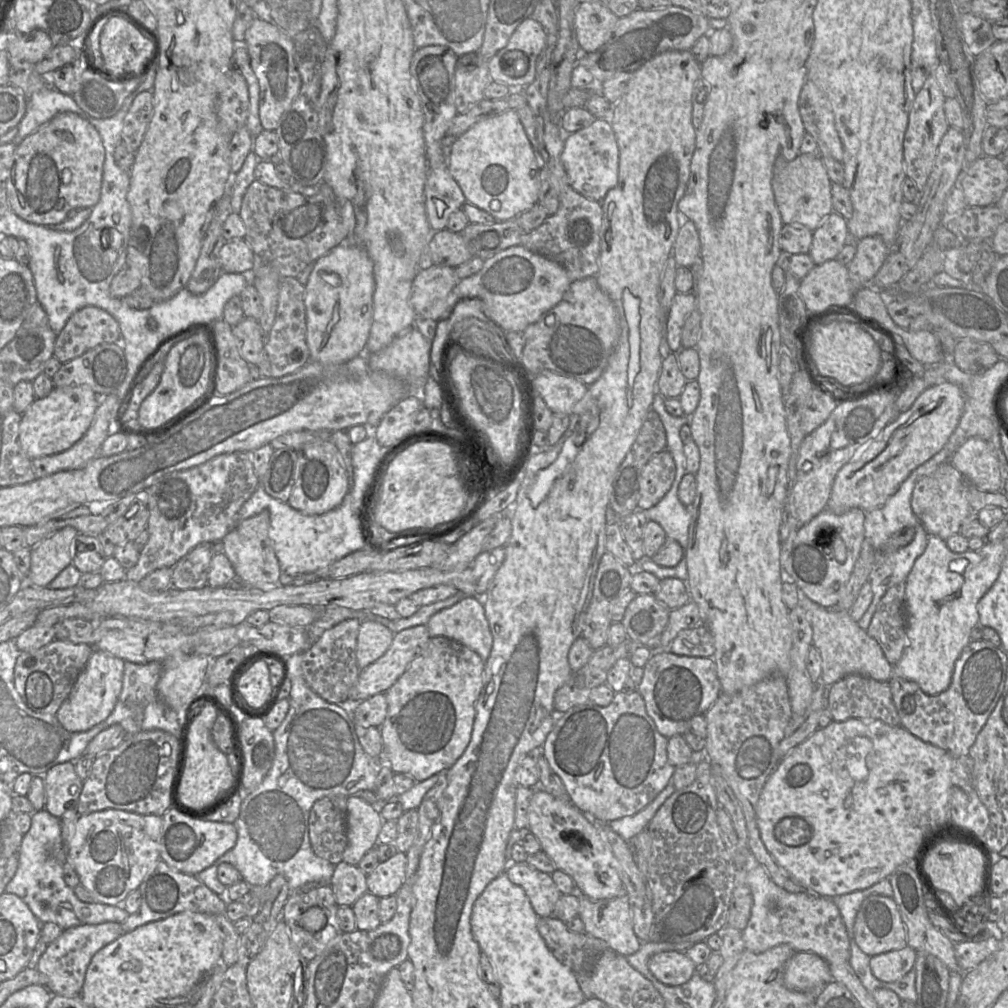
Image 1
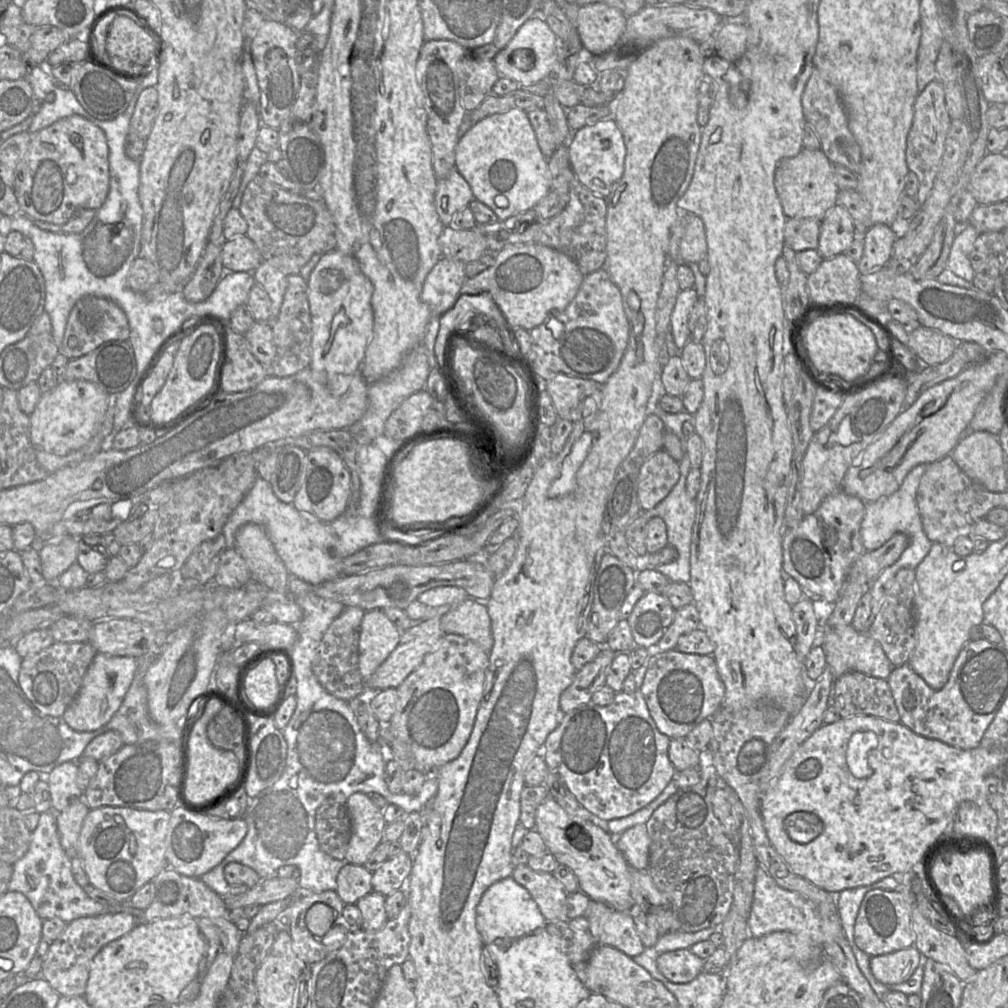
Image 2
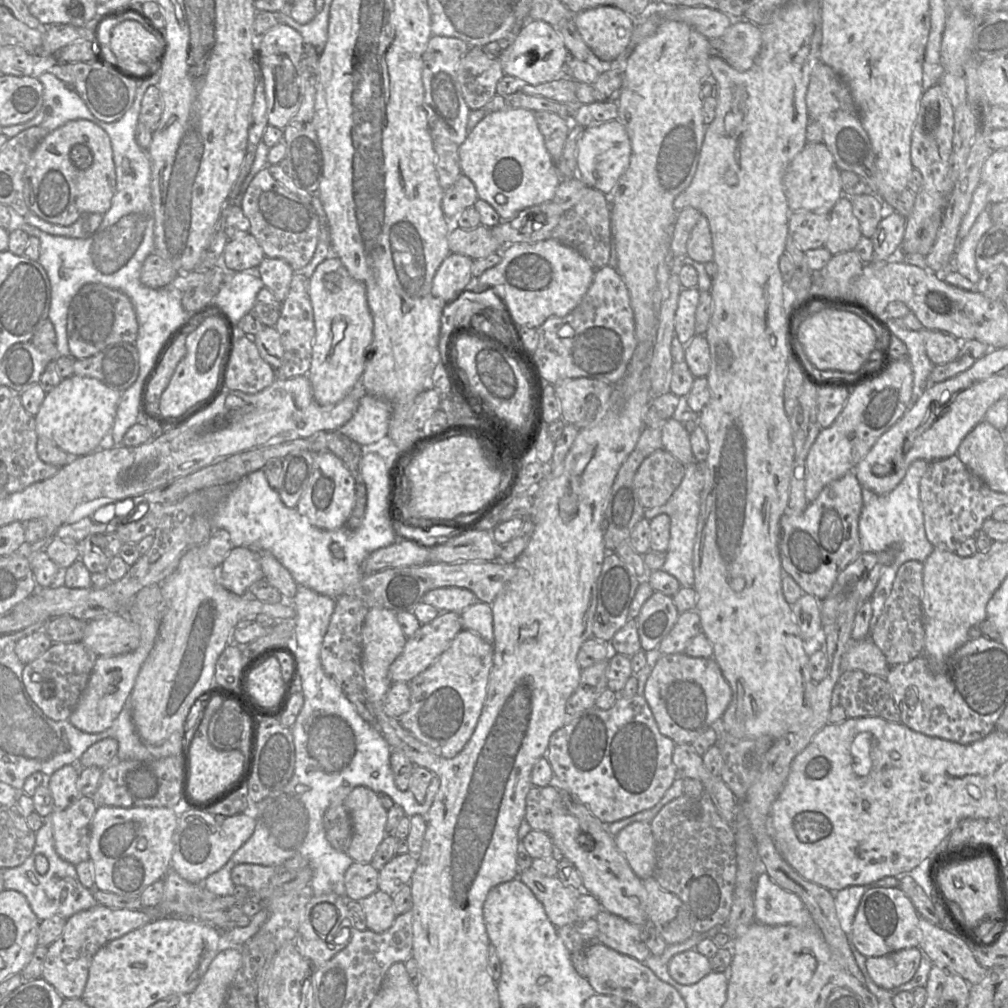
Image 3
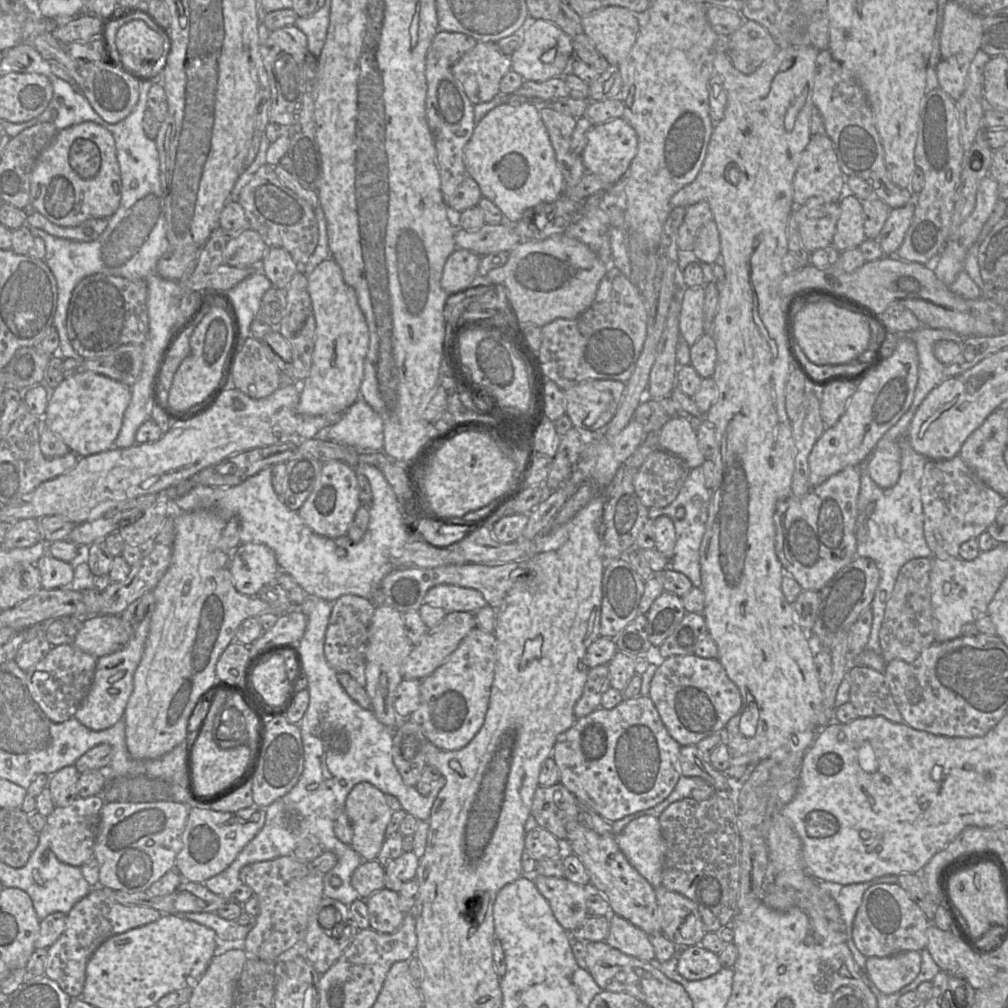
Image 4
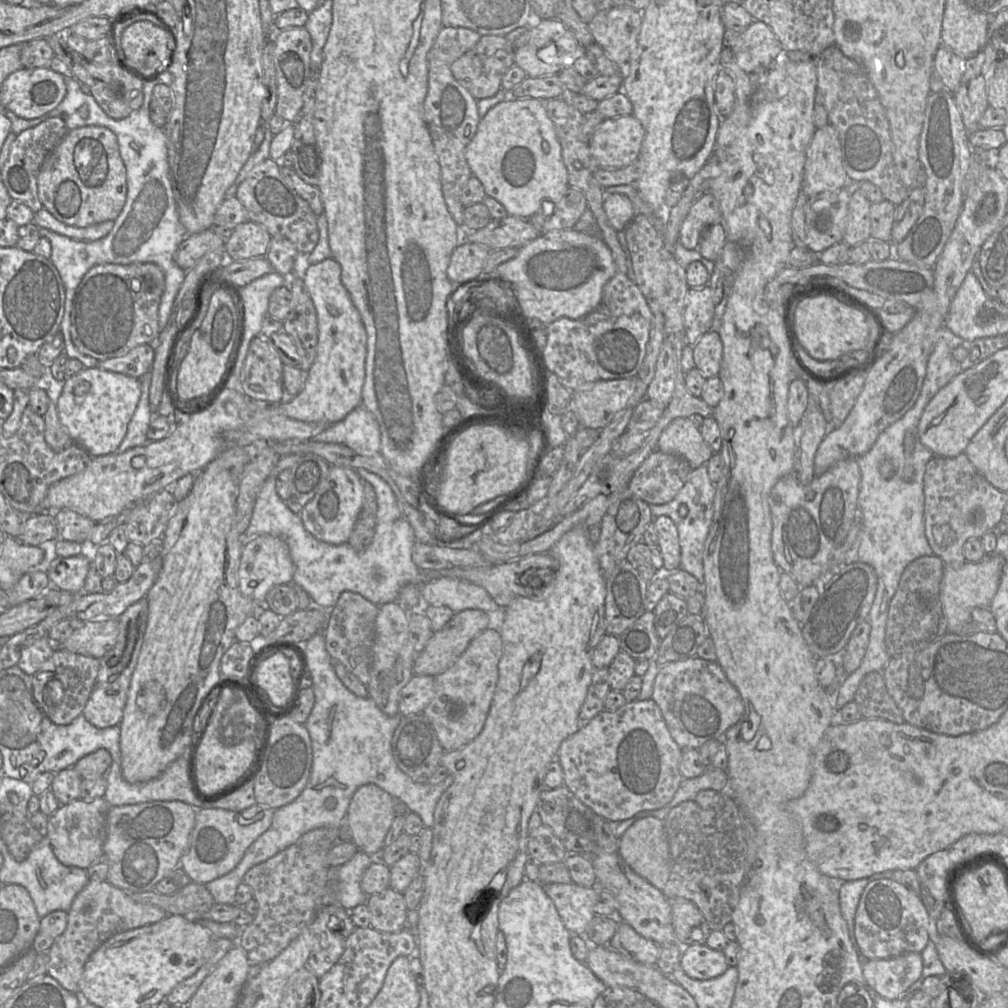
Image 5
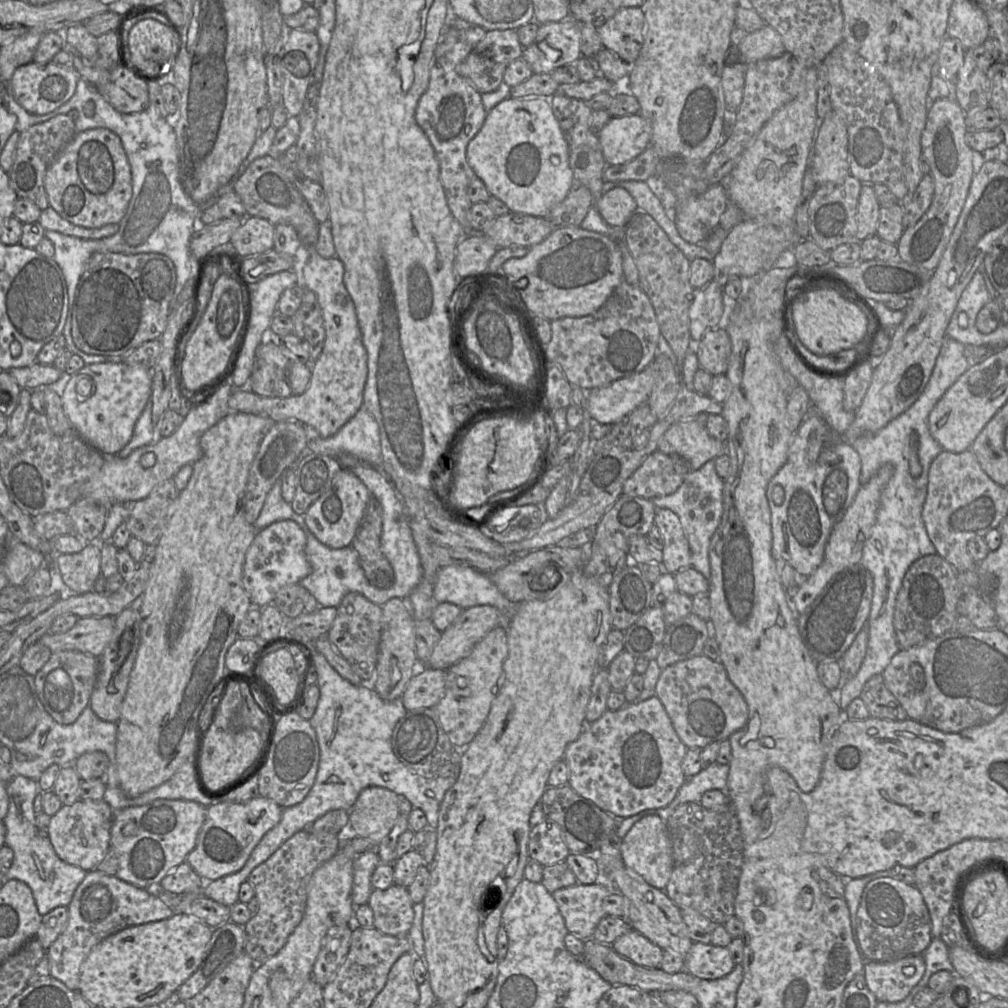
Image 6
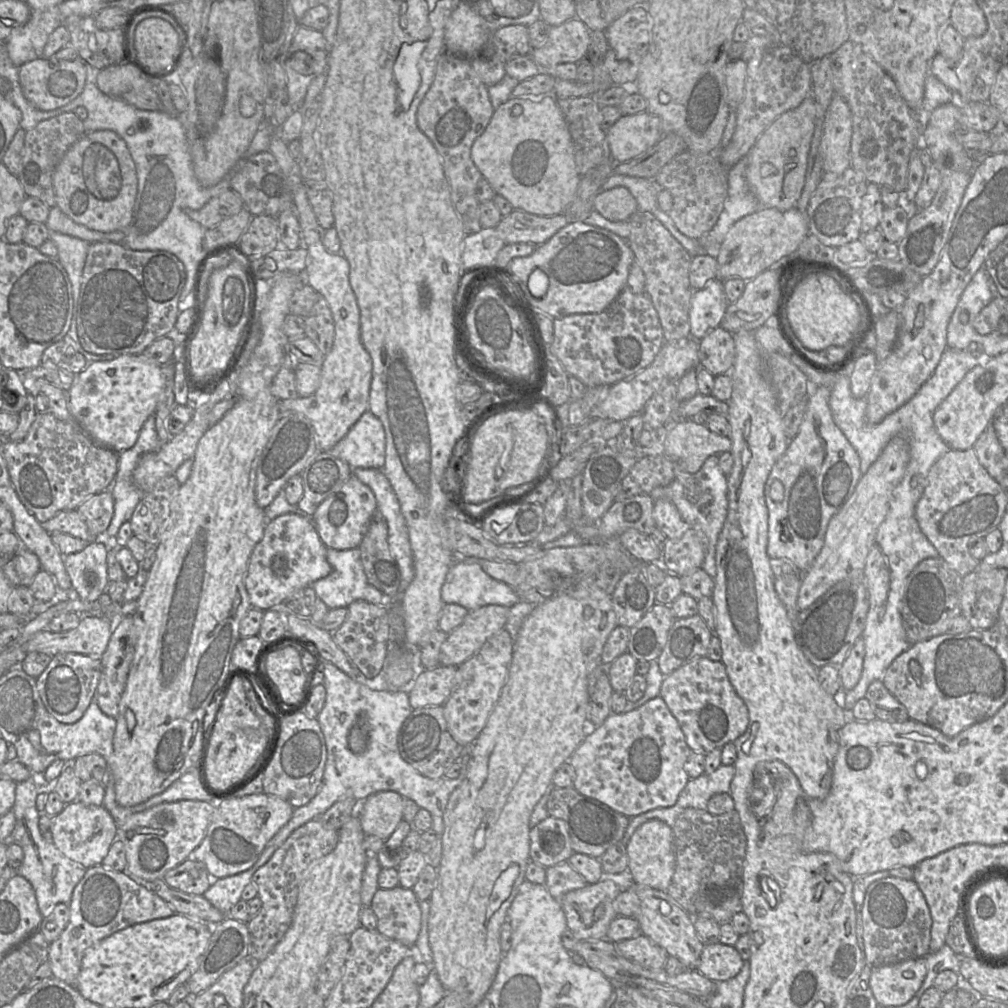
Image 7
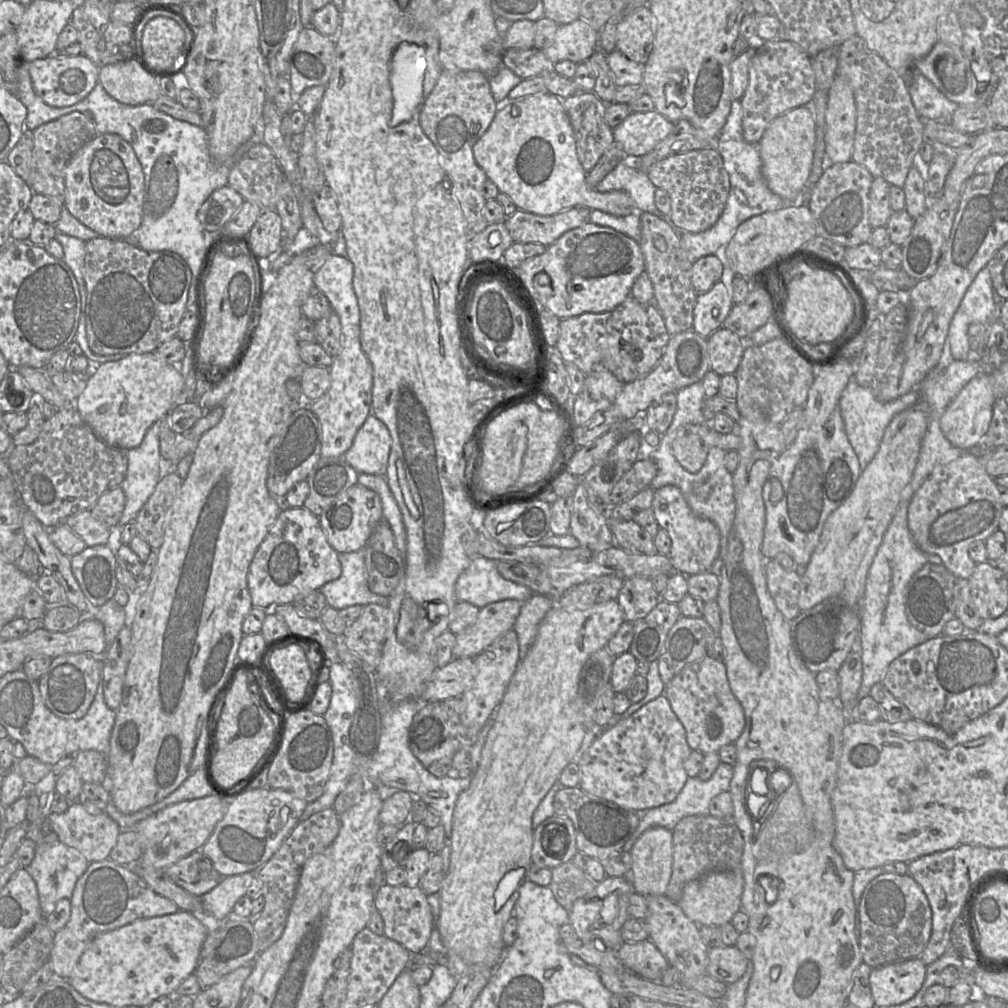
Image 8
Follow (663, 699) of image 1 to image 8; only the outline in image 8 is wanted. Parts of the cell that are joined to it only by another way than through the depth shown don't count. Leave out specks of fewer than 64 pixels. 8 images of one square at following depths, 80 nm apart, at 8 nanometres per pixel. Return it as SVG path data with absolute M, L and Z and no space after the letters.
M711 655L686 665L666 684L664 694L685 728L692 750L718 753L725 745L735 743L744 731L745 711L731 690L726 666Z

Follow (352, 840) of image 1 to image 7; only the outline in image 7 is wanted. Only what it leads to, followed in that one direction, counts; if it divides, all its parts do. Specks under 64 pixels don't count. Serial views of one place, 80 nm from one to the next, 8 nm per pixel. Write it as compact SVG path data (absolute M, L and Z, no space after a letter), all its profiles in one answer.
M382 791L360 803L357 816L366 836L387 840L403 820L404 798L394 791Z

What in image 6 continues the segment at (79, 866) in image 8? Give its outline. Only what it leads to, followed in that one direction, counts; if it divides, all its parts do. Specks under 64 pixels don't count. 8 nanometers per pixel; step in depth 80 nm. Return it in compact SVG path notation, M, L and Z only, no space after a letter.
M16 775L6 783L6 790L9 806L3 819L6 827L5 845L13 850L14 860L10 868L4 870L3 874L7 880L18 879L31 888L40 915L46 915L59 906L68 907L75 890L84 880L87 872L61 860L50 839L39 836L39 829L35 824L36 813L33 808L35 796L39 794L38 782Z

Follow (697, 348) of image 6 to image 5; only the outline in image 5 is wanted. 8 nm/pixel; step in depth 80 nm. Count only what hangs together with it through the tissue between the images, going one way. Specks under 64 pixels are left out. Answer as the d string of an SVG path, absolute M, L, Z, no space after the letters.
M716 329L703 334L693 345L695 367L708 379L718 376L723 356L723 344Z

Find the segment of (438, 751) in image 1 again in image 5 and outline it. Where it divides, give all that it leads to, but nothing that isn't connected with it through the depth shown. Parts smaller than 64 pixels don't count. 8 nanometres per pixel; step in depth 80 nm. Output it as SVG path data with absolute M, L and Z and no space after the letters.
M488 627L469 643L454 664L434 677L434 696L422 713L445 751L463 748L481 732L495 693L501 656L501 634Z

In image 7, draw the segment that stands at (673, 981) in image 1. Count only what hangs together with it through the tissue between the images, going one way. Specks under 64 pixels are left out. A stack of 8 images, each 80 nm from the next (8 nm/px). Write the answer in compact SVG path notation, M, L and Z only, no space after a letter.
M718 942L704 945L696 970L712 981L725 981L735 977L743 964L734 946Z

